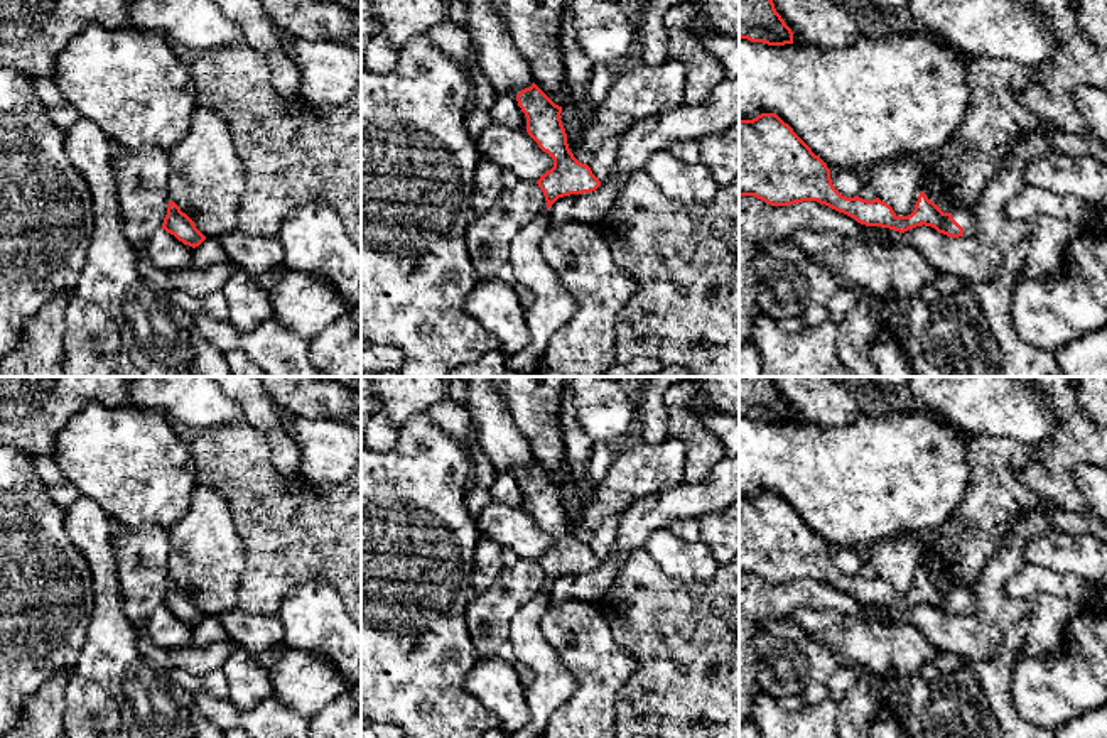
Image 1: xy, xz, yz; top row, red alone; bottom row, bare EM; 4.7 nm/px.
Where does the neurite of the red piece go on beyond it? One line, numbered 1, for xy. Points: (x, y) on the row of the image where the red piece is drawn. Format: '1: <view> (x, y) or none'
1: none

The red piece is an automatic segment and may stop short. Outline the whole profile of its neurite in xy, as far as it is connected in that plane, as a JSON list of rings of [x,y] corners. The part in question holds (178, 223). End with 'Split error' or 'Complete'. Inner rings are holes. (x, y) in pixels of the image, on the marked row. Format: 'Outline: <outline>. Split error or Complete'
Outline: [[[169,201],[162,230],[192,248],[199,247],[206,240],[206,236],[196,228],[194,221],[186,213],[182,213],[174,201]]]. Complete

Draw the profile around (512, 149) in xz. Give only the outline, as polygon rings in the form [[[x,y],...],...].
[[[489,123],[474,138],[479,159],[510,169],[520,181],[537,182],[554,167],[554,159],[543,152],[526,130]]]

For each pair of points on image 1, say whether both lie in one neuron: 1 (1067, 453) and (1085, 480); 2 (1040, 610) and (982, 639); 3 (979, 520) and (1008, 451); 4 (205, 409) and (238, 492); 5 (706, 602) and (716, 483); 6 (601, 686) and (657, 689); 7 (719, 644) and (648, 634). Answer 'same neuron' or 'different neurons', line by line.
1: different neurons
2: same neuron
3: same neuron
4: different neurons
5: different neurons
6: different neurons
7: same neuron

